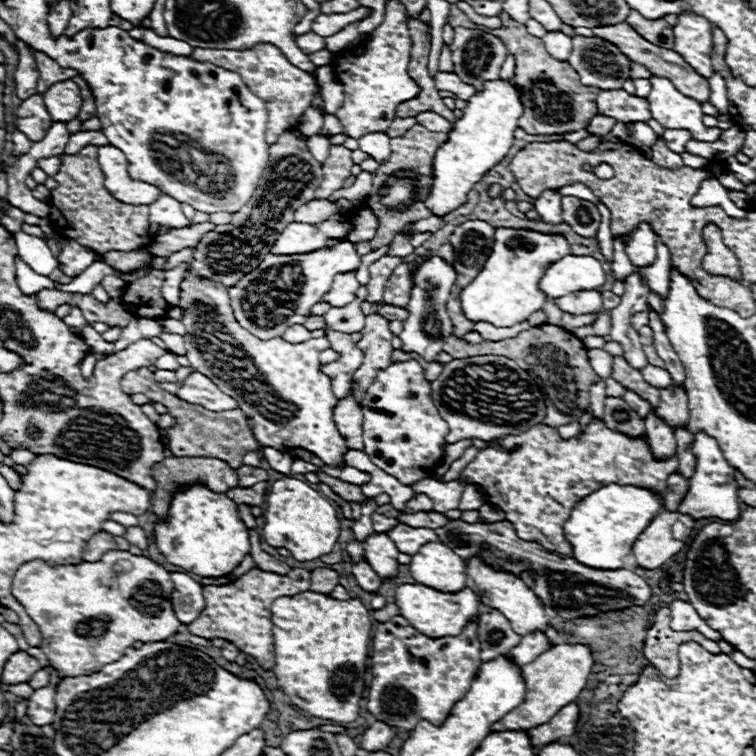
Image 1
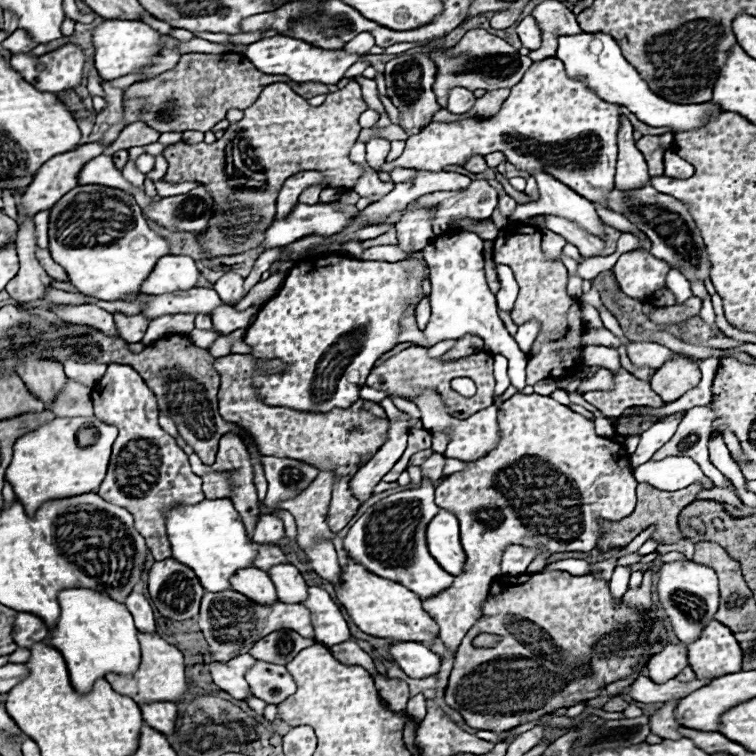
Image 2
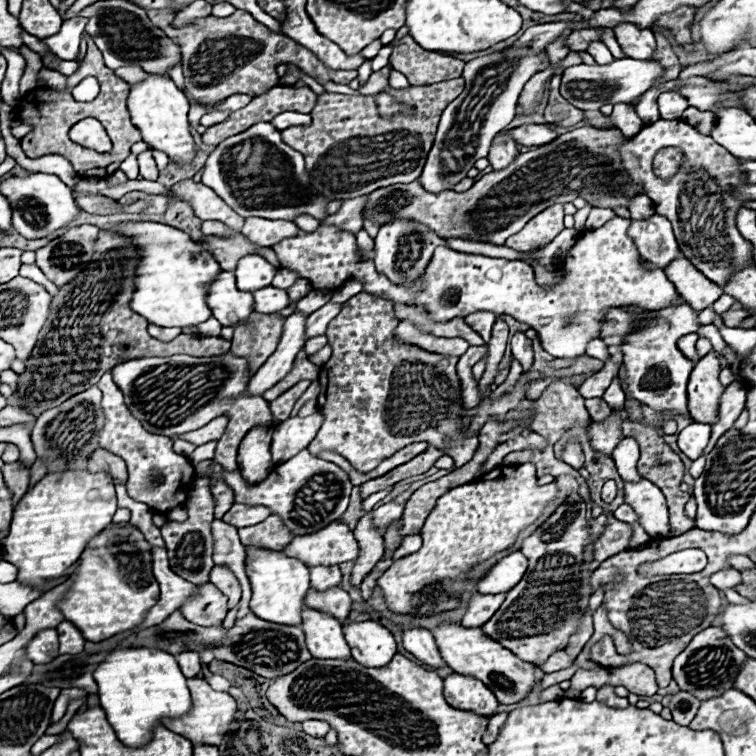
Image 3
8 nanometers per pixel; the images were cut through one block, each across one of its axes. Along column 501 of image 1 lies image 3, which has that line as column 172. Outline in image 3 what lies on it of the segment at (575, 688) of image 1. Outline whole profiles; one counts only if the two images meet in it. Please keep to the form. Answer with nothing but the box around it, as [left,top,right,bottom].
[164,678,236,746]

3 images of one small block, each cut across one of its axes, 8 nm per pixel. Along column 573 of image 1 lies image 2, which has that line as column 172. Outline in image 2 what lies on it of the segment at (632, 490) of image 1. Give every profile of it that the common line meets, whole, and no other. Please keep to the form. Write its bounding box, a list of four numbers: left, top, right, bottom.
[166,498,258,592]

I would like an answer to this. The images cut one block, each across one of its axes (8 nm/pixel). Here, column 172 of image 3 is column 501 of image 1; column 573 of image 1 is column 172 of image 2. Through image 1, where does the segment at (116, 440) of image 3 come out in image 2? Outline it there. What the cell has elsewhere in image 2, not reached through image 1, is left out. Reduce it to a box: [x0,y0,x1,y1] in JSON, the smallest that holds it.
[92,364,202,560]

